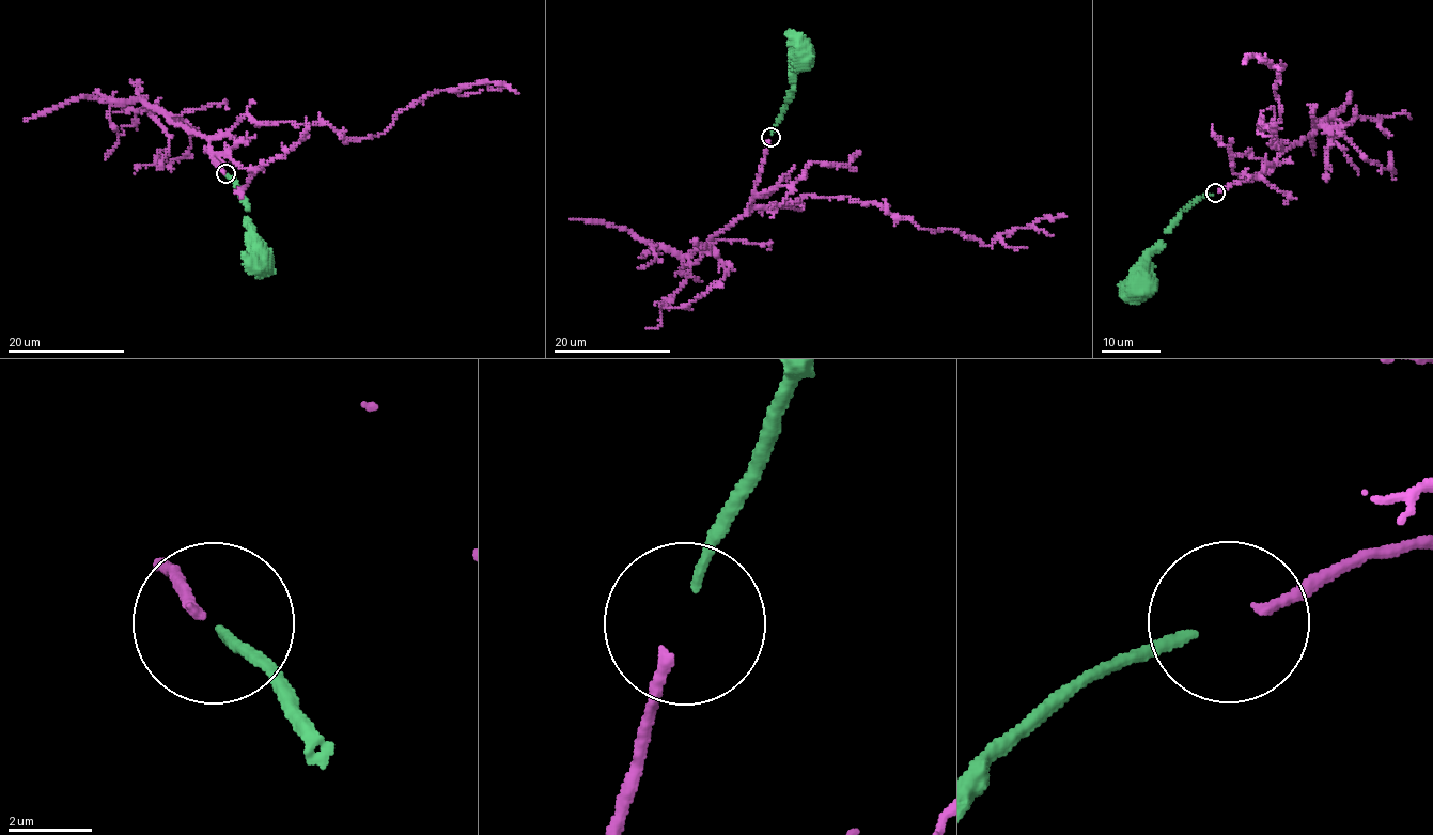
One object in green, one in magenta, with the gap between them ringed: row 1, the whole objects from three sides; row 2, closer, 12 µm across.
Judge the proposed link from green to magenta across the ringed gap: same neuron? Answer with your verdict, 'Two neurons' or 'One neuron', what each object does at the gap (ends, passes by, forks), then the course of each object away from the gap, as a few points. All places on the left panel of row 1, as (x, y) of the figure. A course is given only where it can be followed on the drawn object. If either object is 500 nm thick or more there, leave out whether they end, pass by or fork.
One neuron. At the ring green ends. At the ring magenta ends. Course of green: (227, 174), (242, 190), (246, 222), (267, 259), (261, 260). Course of magenta: (224, 173), (212, 139), (246, 116), (373, 138), (440, 90), (491, 81), (519, 94)

